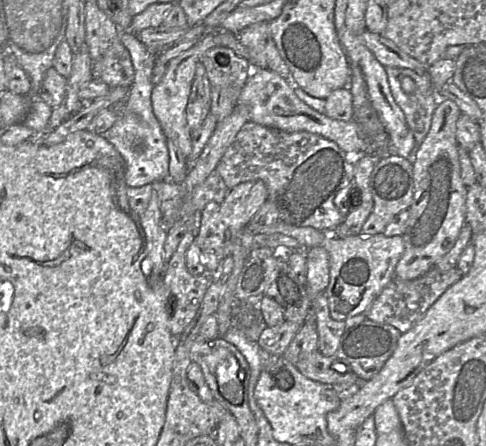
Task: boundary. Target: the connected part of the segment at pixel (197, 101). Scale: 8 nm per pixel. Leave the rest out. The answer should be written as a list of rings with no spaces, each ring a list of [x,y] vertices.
[[[198,62],[191,94],[186,106],[186,120],[191,131],[197,129],[208,115],[211,102],[211,84],[204,66]]]

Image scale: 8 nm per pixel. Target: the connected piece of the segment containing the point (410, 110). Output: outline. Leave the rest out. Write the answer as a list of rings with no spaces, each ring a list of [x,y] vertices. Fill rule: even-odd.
[[[423,66],[425,70],[417,71],[422,74],[421,76],[415,75],[406,68],[387,68],[392,96],[404,112],[407,123],[414,134],[416,146],[408,157],[412,162],[419,145],[421,145],[431,127],[432,116],[437,106],[426,71],[428,66]],[[405,76],[412,77],[418,84],[419,88],[413,94],[405,92],[402,88],[402,79]]]

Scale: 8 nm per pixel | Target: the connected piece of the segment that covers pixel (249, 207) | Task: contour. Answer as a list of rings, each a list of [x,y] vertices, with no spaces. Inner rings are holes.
[[[263,181],[243,182],[232,188],[219,204],[219,213],[228,237],[244,229],[248,221],[267,201],[268,190]]]

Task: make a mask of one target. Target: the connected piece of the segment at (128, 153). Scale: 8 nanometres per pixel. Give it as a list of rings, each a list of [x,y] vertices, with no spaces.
[[[123,32],[122,42],[131,52],[134,62],[134,80],[124,104],[115,104],[110,107],[119,111],[119,118],[112,128],[101,134],[110,142],[122,156],[125,165],[125,183],[128,187],[142,187],[149,183],[169,177],[169,151],[167,138],[156,118],[151,95],[155,87],[151,80],[151,72],[154,66],[154,57],[149,50],[140,43],[134,32]]]

